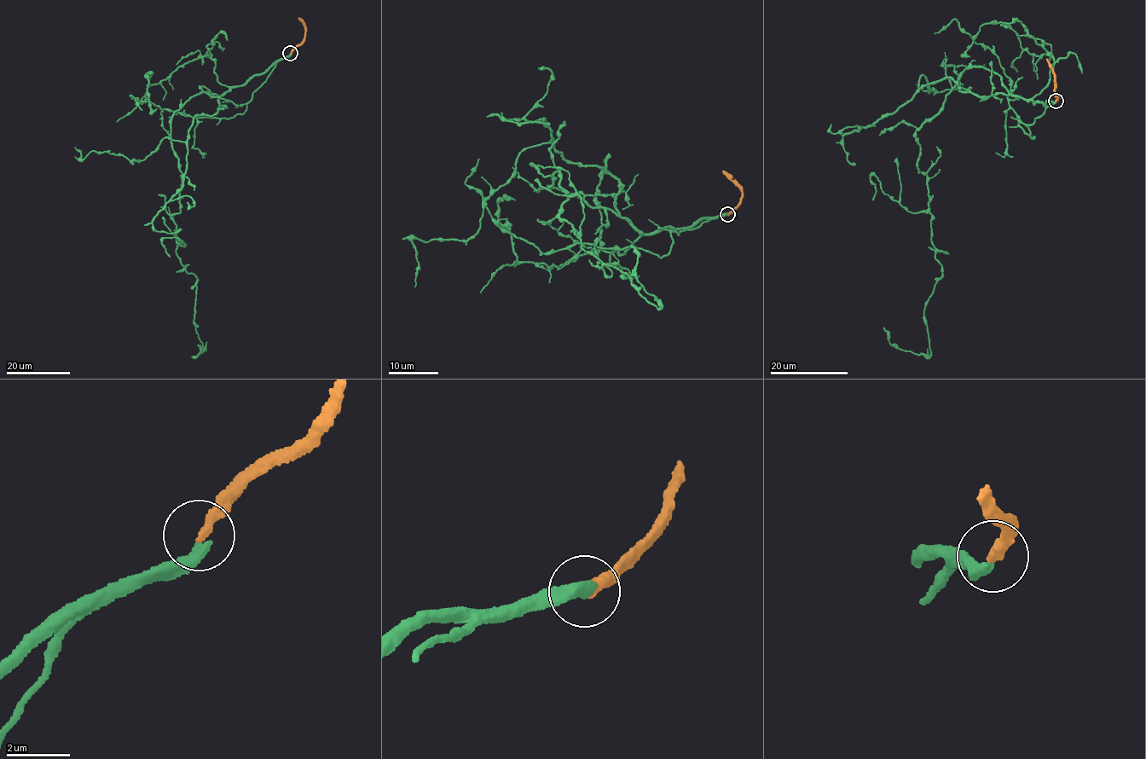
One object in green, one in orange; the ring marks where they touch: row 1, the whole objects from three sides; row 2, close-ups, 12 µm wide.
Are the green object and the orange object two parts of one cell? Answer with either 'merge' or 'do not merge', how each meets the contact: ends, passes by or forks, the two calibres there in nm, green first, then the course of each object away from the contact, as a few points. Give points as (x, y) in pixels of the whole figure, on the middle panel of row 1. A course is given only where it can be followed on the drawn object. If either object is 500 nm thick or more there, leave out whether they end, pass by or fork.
do not merge; green ends there; orange ends there; 360 nm thick on the green side, 320 nm on the other; green runs (727, 214), (643, 234), (538, 188), (557, 169), (559, 216), (583, 251), (657, 309), (630, 245); orange runs (727, 214), (737, 206), (742, 193), (738, 185), (722, 171)

